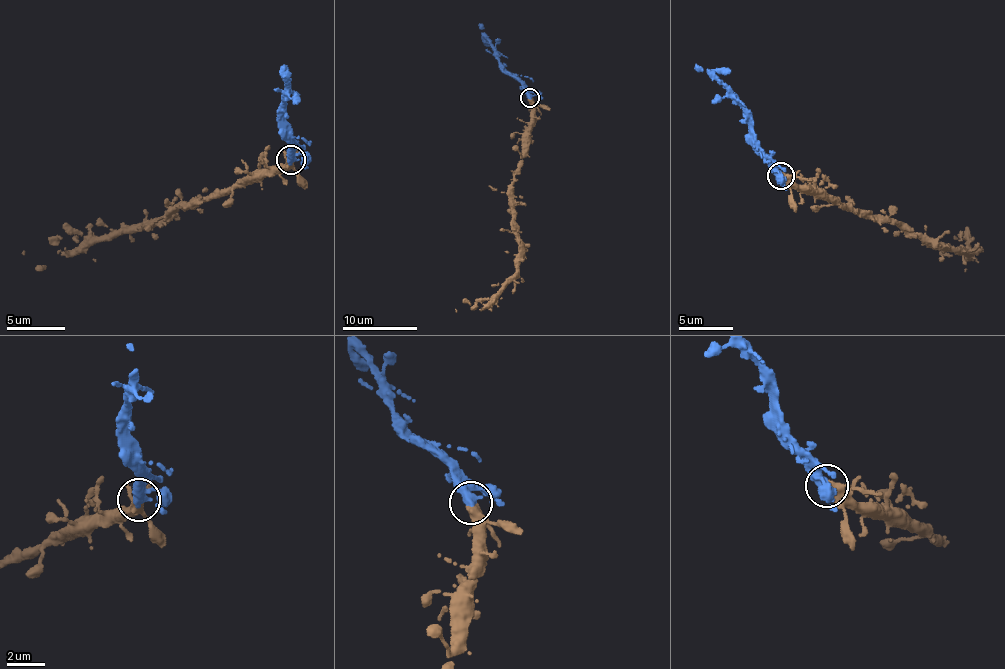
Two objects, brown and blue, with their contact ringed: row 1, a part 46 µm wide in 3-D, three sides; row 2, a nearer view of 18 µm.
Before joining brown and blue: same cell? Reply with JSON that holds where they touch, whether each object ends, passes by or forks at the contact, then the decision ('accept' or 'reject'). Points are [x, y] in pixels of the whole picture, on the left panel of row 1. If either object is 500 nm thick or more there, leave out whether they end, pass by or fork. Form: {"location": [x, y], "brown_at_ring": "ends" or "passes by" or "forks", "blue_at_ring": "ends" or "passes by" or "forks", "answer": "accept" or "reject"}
{"location": [290, 159], "brown_at_ring": "passes by", "blue_at_ring": "passes by", "answer": "accept"}

